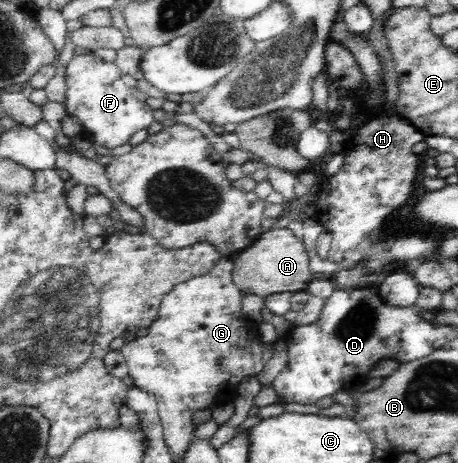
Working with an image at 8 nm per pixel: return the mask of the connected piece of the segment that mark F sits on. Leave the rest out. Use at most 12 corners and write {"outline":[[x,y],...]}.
{"outline":[[90,52],[68,63],[67,116],[114,149],[154,122],[119,68]]}

